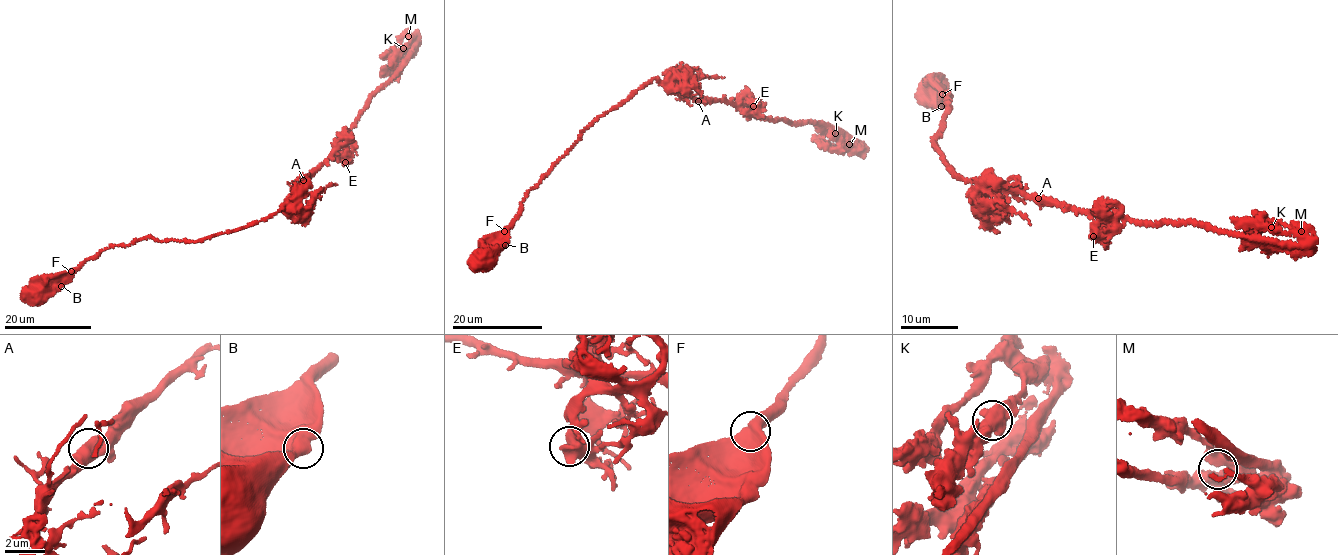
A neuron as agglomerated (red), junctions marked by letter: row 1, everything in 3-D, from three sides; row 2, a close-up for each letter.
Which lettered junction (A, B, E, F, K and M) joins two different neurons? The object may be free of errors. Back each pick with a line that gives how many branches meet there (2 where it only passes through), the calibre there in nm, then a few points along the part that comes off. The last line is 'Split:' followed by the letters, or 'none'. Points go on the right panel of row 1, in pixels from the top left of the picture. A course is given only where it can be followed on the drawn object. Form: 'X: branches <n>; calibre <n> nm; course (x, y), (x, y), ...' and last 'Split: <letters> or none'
Split: none

